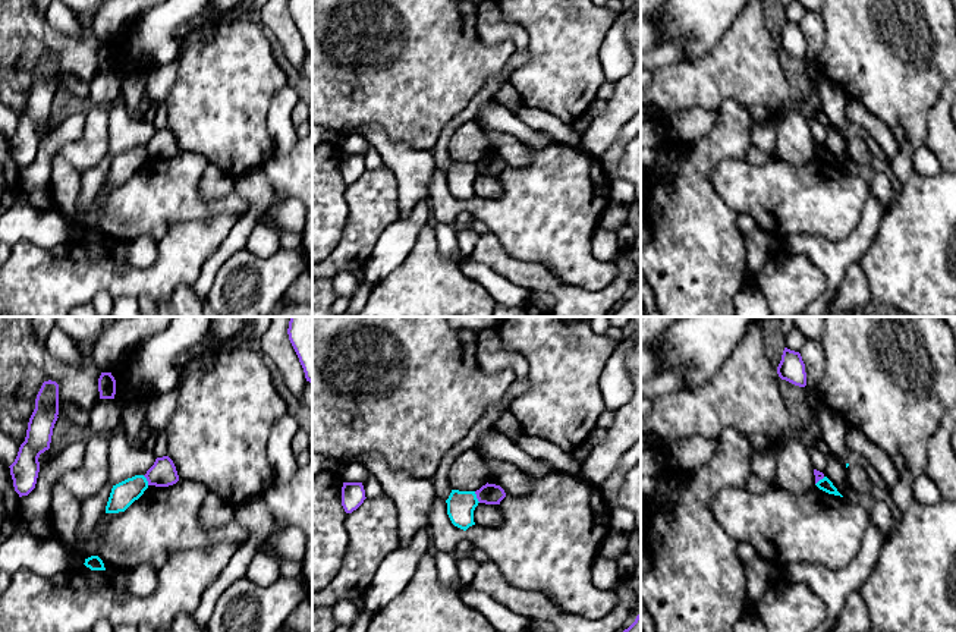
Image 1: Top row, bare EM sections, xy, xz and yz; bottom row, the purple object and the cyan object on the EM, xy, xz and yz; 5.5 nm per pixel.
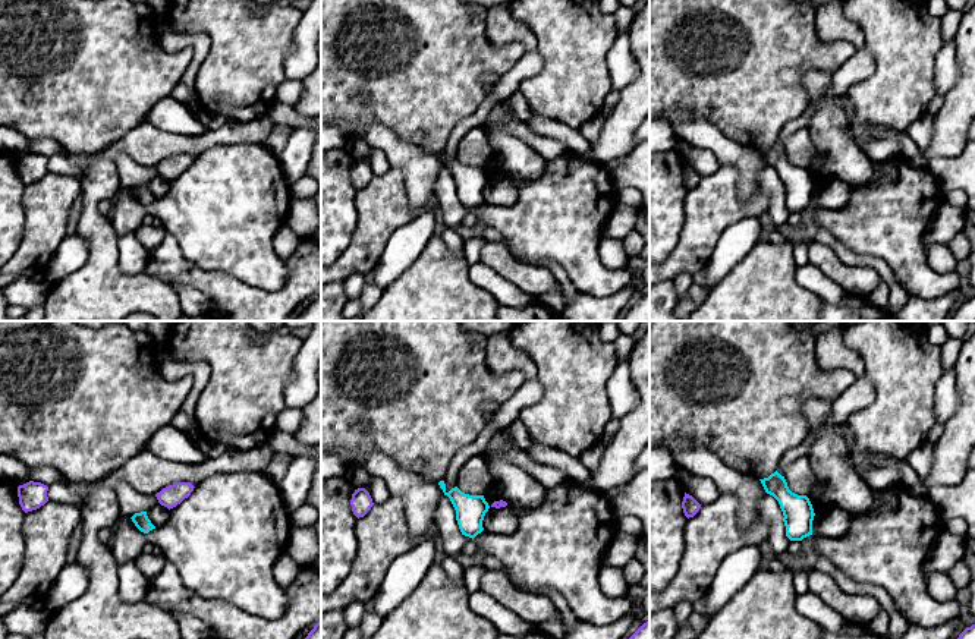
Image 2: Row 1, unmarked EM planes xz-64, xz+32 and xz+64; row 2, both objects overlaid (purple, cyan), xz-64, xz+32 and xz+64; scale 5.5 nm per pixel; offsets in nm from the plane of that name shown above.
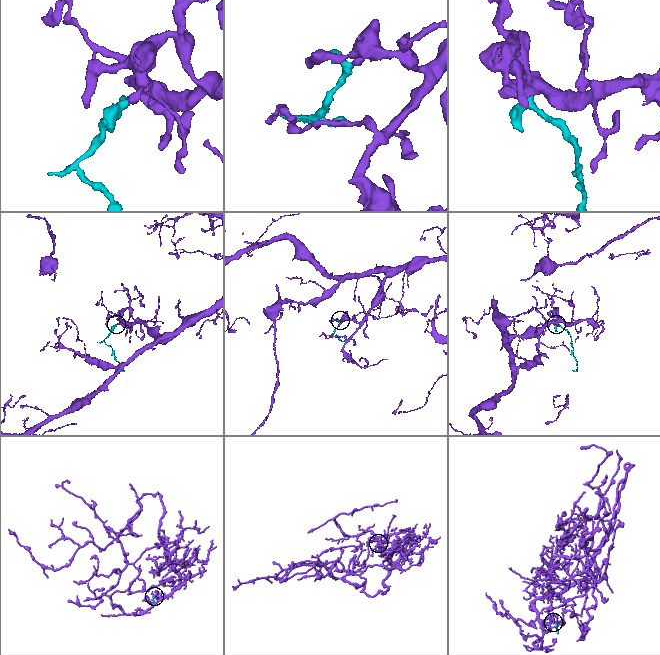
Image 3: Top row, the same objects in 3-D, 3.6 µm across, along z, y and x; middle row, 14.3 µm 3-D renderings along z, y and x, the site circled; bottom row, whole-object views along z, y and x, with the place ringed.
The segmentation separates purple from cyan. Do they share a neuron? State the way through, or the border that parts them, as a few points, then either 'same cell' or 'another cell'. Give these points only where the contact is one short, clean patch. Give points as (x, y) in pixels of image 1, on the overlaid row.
along xz (474, 491), (480, 502) | another cell

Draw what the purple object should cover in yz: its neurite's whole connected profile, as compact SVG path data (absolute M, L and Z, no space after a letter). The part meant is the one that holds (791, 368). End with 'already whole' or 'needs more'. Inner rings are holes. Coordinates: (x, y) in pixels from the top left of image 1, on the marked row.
M784 348L782 361L777 367L777 374L782 380L786 380L795 386L806 386L805 364L799 352Z | already whole

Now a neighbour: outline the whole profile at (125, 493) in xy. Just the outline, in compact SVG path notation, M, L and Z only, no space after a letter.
M135 475L113 485L106 513L125 512L135 500L138 500L148 488L148 481L144 475Z

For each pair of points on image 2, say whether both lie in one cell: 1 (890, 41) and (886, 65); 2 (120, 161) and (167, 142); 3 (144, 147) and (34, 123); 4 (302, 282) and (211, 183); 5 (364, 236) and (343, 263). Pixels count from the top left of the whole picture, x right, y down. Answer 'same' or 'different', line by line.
1: same
2: different
3: different
4: different
5: same

